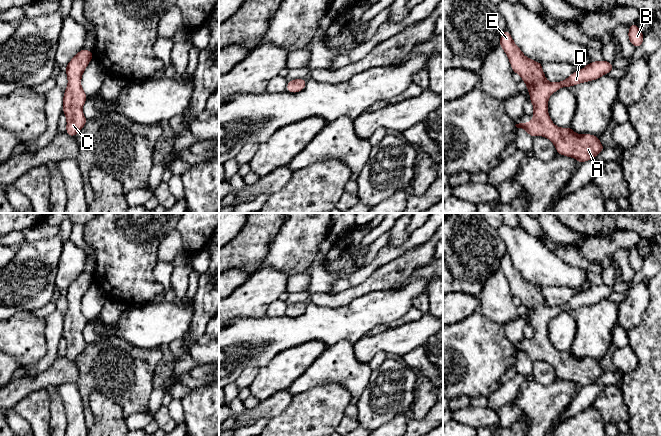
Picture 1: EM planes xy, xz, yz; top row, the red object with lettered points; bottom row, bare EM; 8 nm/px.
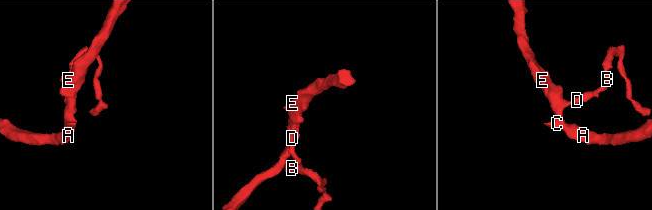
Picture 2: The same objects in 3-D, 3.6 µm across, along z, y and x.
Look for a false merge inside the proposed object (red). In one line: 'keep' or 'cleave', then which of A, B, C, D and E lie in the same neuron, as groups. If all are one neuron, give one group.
keep; A B C D E

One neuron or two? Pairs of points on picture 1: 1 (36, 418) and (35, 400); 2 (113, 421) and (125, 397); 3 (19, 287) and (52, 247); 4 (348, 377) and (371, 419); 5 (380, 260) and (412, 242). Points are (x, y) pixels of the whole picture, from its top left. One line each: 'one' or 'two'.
1: one
2: two
3: one
4: two
5: one

